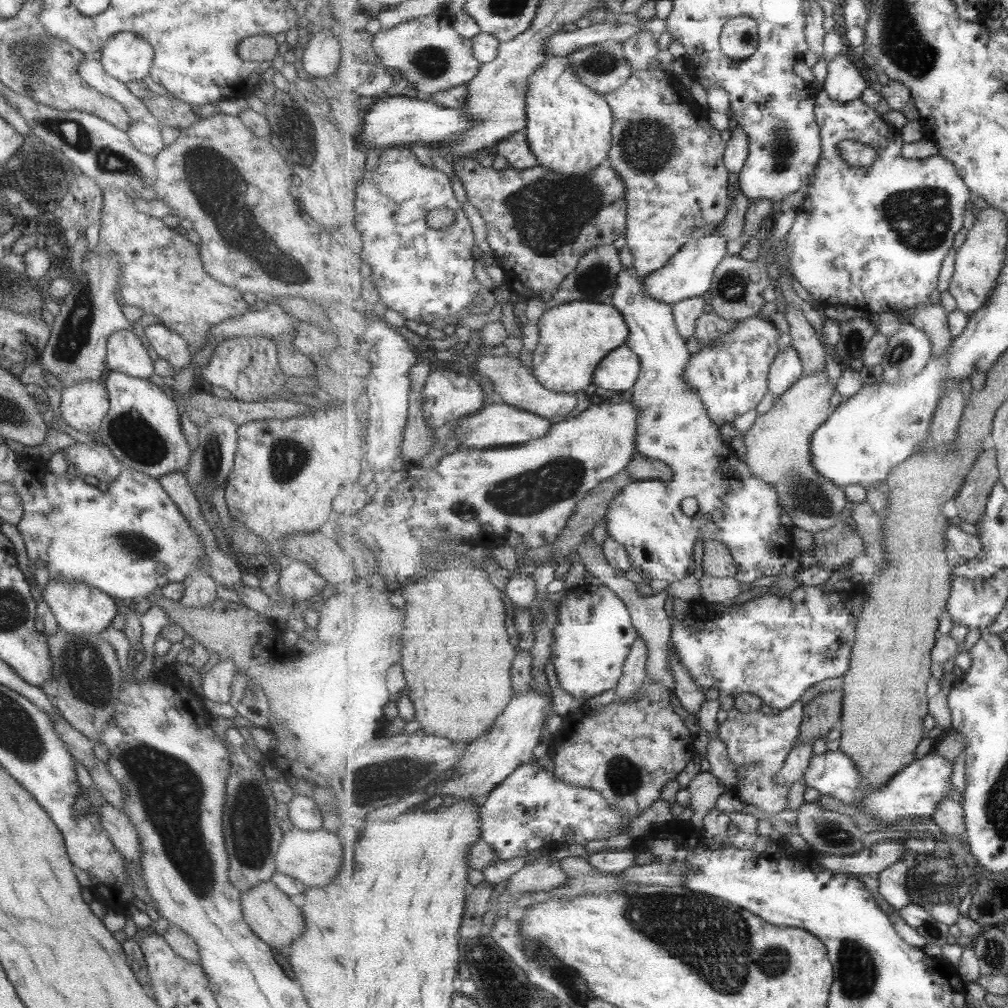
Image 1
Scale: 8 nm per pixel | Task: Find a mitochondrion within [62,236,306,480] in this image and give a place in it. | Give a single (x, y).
(129, 432)

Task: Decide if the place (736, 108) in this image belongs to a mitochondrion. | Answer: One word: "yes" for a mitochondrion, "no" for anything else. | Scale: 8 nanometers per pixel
no

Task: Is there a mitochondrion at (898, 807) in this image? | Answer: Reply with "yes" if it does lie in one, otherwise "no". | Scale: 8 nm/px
no

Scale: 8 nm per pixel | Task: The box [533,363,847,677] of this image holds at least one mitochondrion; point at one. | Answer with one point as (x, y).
(805, 495)

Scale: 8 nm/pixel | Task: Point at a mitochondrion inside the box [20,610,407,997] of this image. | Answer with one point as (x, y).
(171, 794)

